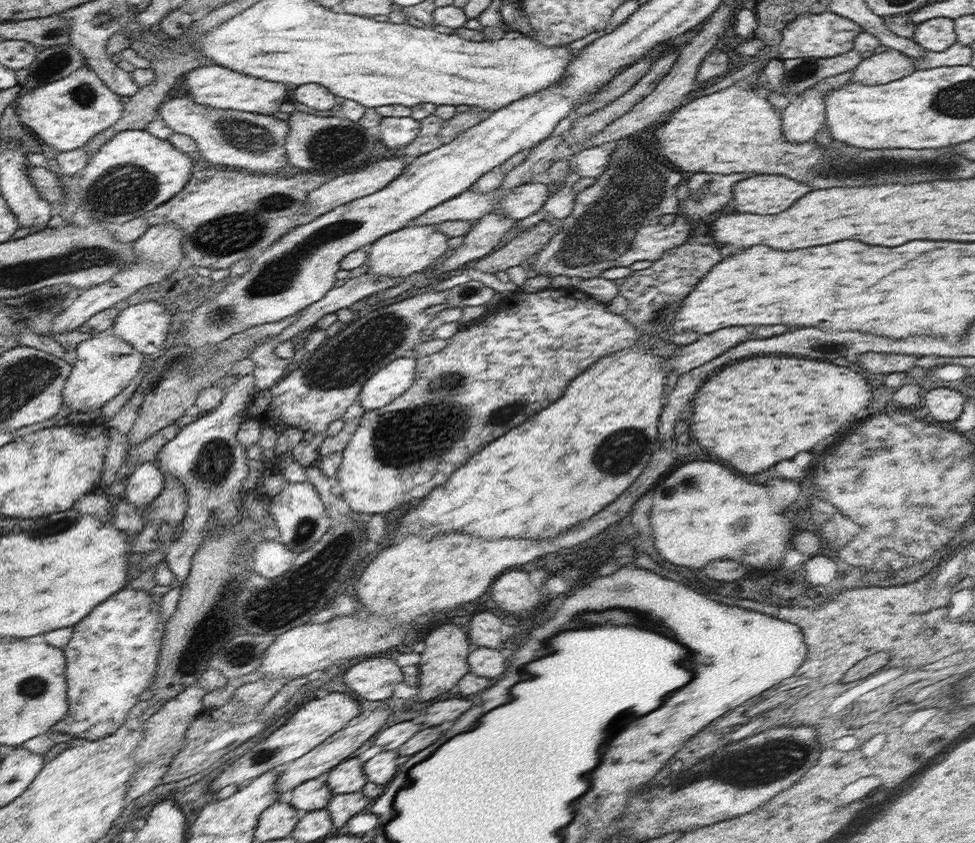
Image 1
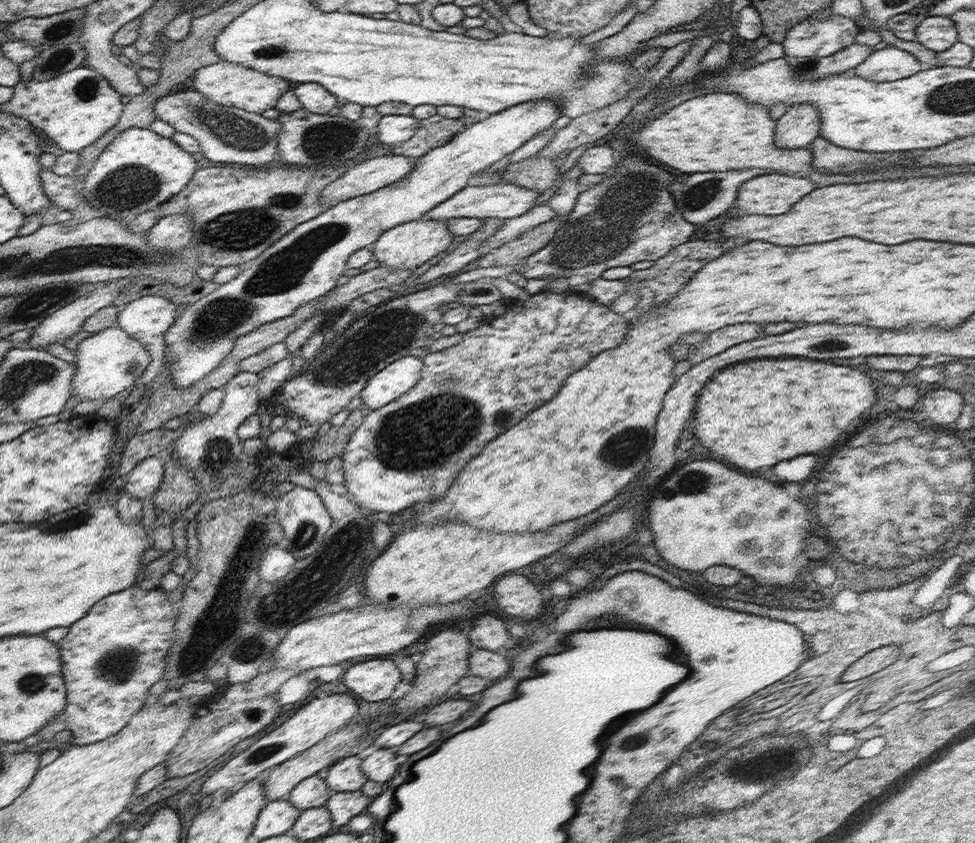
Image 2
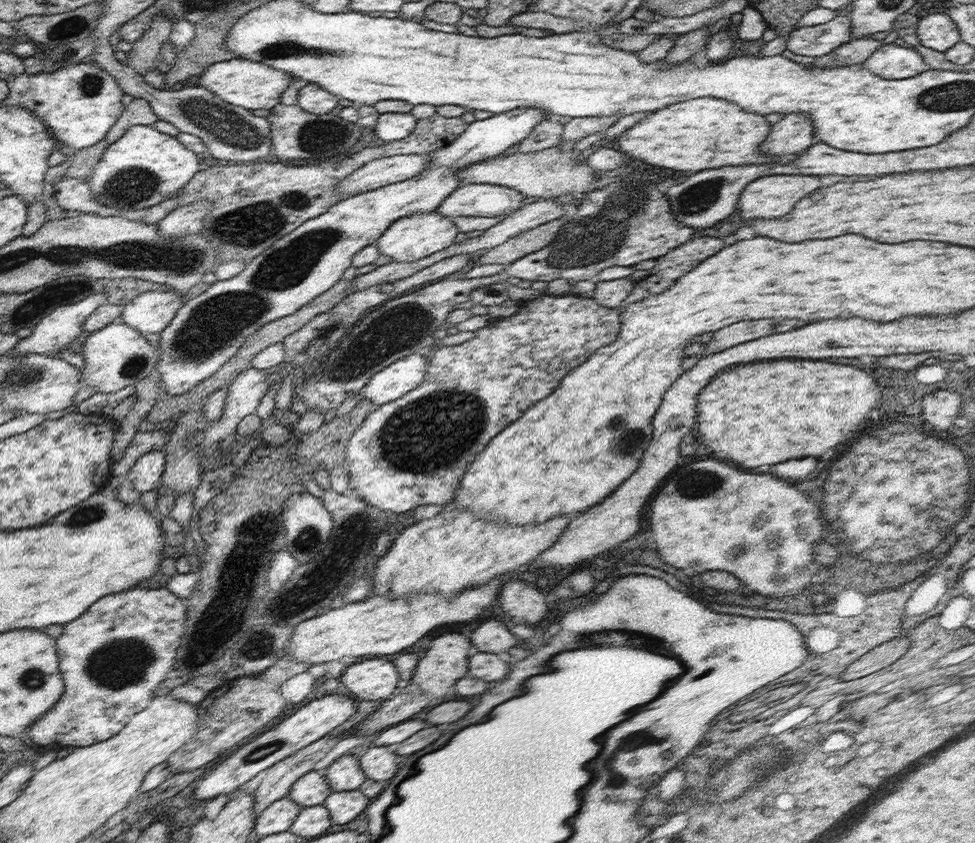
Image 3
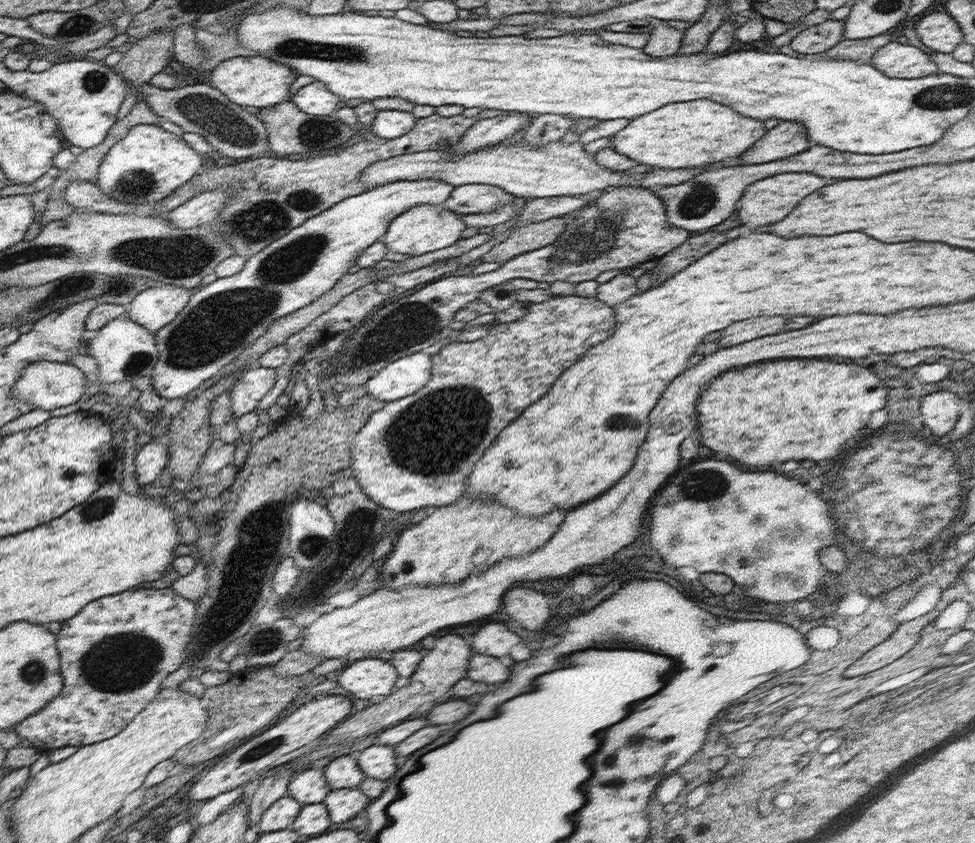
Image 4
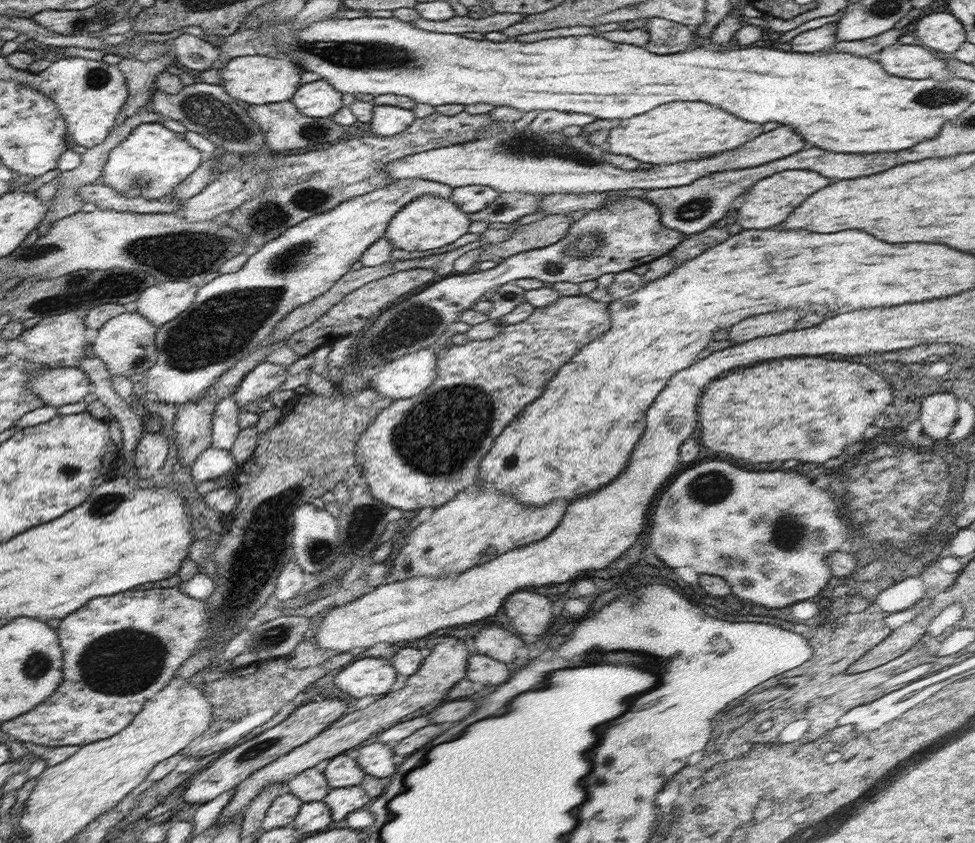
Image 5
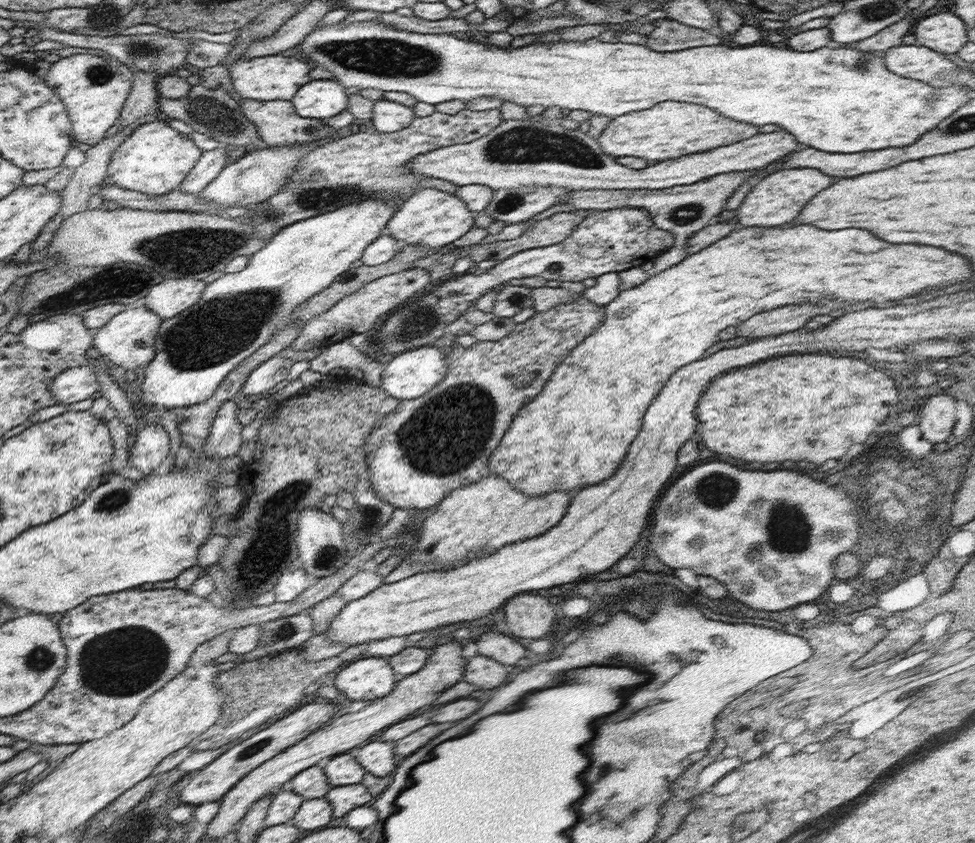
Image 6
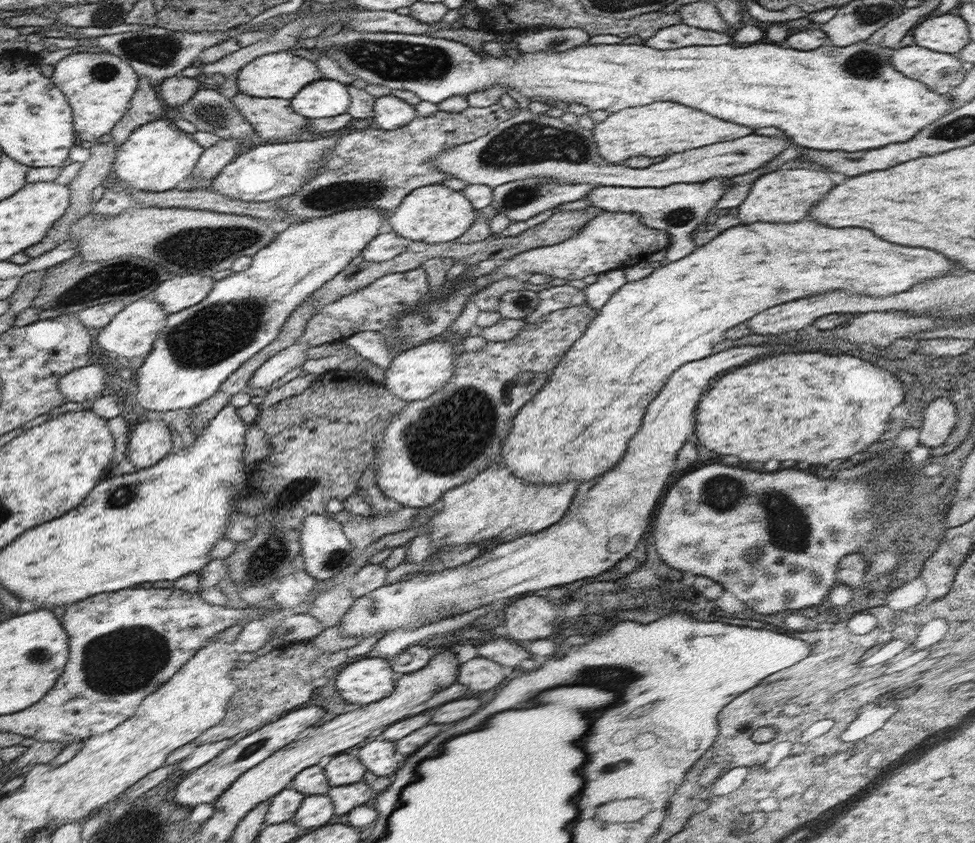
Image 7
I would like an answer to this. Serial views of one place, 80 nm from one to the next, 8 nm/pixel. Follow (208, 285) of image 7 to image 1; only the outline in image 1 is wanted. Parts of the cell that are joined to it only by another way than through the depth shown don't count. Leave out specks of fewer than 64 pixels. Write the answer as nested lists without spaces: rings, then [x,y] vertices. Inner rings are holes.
[[[145,301],[121,310],[112,327],[132,348],[150,355],[154,363],[166,352],[164,342],[171,320],[171,312],[162,303]]]

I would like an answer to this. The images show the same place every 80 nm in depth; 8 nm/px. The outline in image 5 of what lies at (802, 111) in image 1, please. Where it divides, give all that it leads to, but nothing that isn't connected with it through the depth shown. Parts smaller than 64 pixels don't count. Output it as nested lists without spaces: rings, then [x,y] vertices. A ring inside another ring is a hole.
[[[516,121],[502,122],[500,130],[492,130],[484,138],[462,144],[425,150],[421,153],[392,161],[385,166],[390,180],[426,179],[448,184],[452,188],[479,184],[491,186],[502,192],[531,192],[532,194],[556,194],[573,192],[608,192],[629,190],[654,190],[686,186],[698,180],[704,174],[724,172],[732,168],[750,168],[760,166],[782,156],[790,156],[804,148],[804,140],[790,130],[790,126],[778,126],[772,132],[758,136],[756,140],[740,146],[736,150],[724,152],[720,156],[704,158],[698,162],[680,162],[680,164],[659,164],[651,169],[622,170],[606,160],[603,146],[592,145],[586,137],[580,135],[564,137],[560,132],[535,134],[531,126],[516,130]]]

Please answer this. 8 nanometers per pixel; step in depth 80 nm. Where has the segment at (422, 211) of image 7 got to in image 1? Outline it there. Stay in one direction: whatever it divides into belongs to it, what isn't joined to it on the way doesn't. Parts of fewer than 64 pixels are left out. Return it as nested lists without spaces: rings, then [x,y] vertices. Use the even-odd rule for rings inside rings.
[[[434,224],[428,226],[406,225],[400,230],[386,234],[368,246],[368,270],[372,276],[401,277],[402,279],[414,272],[427,270],[434,260],[442,256],[448,246],[448,237],[435,229]]]

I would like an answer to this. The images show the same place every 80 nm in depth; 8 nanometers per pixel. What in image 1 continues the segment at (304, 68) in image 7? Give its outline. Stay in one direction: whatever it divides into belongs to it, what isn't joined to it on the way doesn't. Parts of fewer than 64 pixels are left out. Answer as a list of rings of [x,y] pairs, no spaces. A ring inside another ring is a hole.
[[[213,63],[193,68],[183,76],[182,82],[186,84],[188,94],[194,97],[194,102],[218,109],[274,115],[280,111],[288,97],[288,88],[283,82],[272,82],[249,74],[240,74],[236,70]]]

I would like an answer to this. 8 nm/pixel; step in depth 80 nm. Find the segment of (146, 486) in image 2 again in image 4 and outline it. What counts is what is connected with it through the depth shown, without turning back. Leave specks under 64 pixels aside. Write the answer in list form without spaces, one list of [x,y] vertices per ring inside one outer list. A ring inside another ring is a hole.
[[[154,438],[137,451],[135,474],[138,485],[153,483],[167,467],[169,455],[165,438]]]

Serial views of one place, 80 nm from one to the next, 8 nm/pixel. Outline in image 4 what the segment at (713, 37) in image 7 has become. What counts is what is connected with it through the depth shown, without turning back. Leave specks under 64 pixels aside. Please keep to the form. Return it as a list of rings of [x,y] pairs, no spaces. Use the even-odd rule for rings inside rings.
[[[648,17],[645,19],[647,24],[652,24],[653,29],[649,33],[650,40],[644,46],[644,53],[650,56],[668,57],[676,55],[682,46],[684,40],[684,32],[686,30],[676,29],[668,25],[662,19]]]

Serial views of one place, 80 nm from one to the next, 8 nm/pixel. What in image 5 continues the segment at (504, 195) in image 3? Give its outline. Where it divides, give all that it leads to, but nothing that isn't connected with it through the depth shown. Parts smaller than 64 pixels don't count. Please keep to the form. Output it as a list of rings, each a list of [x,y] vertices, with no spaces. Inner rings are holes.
[[[471,184],[468,186],[459,186],[453,188],[452,194],[449,199],[456,205],[462,212],[475,213],[487,208],[492,204],[496,197],[500,196],[497,190],[491,186],[482,186],[479,184]]]

